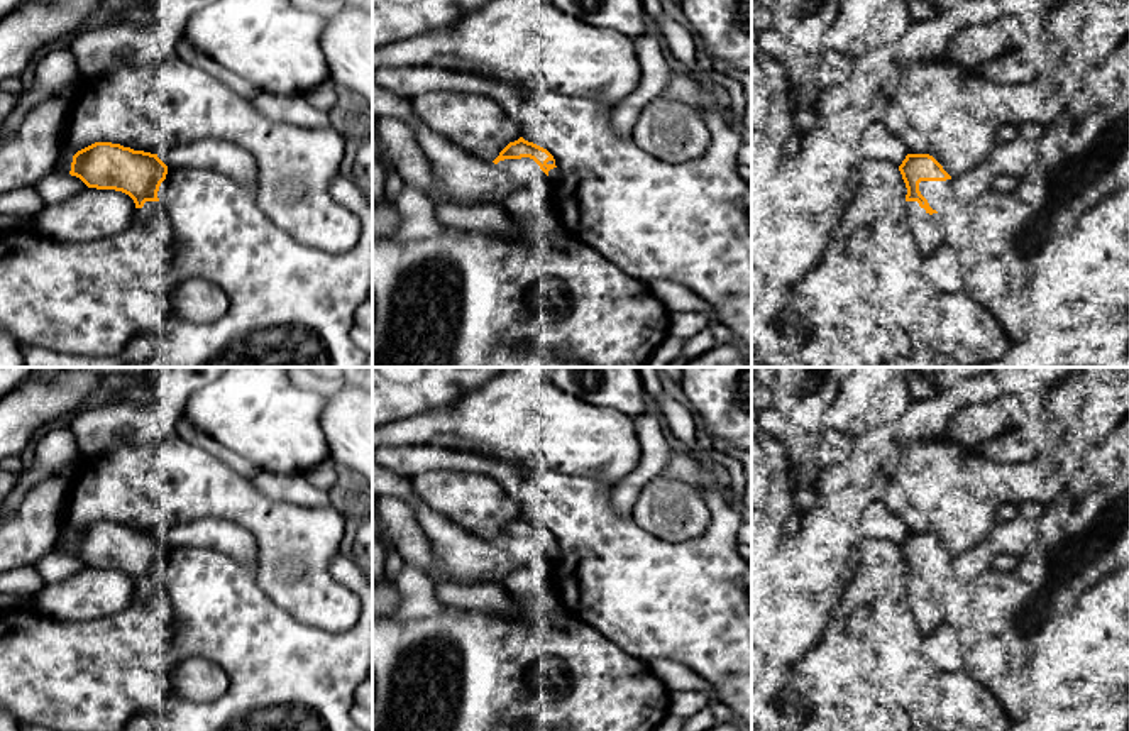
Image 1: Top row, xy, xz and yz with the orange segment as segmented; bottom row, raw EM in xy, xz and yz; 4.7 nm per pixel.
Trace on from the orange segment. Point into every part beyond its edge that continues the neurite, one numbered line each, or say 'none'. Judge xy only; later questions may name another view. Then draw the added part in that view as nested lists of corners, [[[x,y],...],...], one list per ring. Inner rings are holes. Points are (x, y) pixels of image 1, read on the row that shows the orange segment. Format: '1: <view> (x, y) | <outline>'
1: xy (151, 212) | [[[146,201],[142,208],[135,208],[134,222],[140,225],[151,223],[156,228],[169,262],[174,262],[183,254],[183,244],[159,201]]]

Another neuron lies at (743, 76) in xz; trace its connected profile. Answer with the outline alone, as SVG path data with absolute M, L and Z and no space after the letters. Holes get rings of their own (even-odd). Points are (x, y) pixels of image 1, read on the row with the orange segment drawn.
M716 61L713 64L716 71L740 81L745 86L746 100L752 102L752 71L738 69L721 61Z

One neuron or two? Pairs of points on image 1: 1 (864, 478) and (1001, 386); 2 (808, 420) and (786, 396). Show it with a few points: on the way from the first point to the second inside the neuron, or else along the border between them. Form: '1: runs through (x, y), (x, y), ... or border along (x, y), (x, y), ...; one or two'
1: runs through (887, 440), (928, 418), (963, 391); one
2: runs through (804, 415), (791, 401); one

